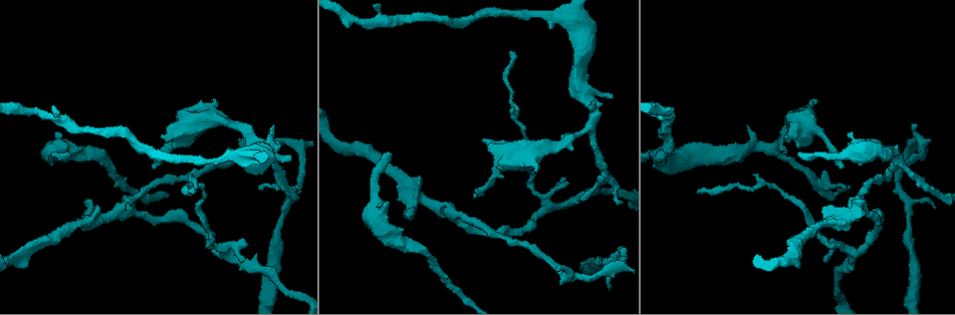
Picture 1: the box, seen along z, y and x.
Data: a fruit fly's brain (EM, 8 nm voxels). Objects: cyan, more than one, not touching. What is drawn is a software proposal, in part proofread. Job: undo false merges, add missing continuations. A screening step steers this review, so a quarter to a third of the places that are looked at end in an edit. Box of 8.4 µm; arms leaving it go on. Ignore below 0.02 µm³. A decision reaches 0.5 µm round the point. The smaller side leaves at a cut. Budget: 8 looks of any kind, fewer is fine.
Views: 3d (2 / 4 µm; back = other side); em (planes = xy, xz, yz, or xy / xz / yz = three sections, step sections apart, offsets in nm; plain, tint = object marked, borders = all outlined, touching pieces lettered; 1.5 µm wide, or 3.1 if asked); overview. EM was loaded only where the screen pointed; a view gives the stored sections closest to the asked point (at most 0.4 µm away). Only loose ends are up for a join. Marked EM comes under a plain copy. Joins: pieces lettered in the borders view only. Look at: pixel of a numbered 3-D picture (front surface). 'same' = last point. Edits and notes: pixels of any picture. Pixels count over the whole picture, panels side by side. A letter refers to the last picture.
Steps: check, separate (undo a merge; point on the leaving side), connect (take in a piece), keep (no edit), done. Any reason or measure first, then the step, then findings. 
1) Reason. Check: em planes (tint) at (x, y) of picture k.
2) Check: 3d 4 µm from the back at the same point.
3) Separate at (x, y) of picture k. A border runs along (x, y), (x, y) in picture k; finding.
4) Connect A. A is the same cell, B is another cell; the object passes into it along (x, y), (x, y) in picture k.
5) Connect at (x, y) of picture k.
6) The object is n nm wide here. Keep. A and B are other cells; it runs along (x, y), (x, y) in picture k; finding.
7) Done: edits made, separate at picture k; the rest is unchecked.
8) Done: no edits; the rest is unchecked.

Thick turns thin. Check: em xy step 8 (tint) at (98, 154) of picture 1.

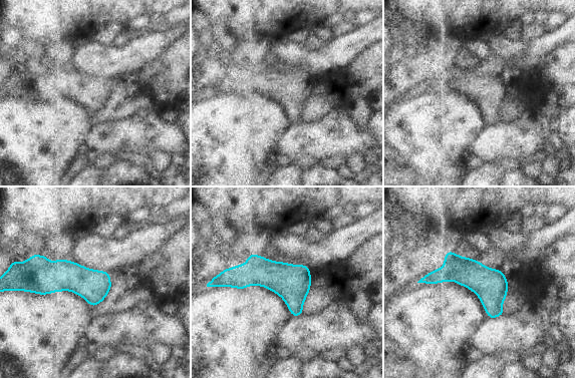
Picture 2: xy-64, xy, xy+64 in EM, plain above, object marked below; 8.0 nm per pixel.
Check: em planes (borders) at the same point.

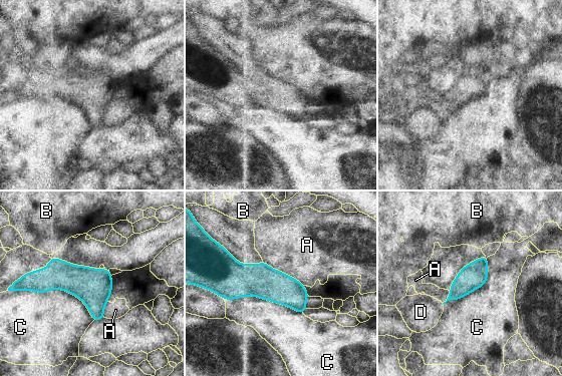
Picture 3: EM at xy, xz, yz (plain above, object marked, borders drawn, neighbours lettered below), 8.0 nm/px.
The longest contact is with C, 650 nm. Keep. A, B, C and D are other cells; a border runs along (19, 290), (65, 290), (93, 320) in picture 3; continuous, no second cell.

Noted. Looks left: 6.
Branch stops here. Check: 3d 2 µm at (390, 154) of picture 1.

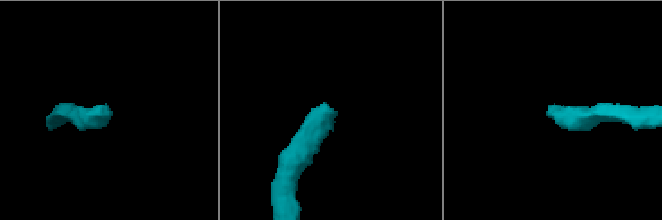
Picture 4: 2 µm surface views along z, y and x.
Shape alone is not enough. Check: em planes (borders) at (326, 106) of picture 4.

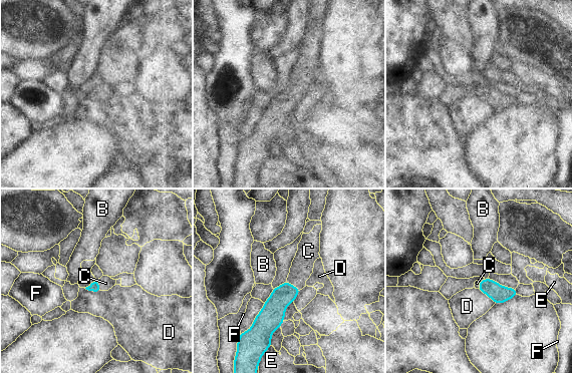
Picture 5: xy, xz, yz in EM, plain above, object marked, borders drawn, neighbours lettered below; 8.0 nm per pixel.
Connect C. C is the same cell, B, D, E and F are other cells; it goes on there.

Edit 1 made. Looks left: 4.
Done: edits made, connect at picture 5; the rest is unchecked.

